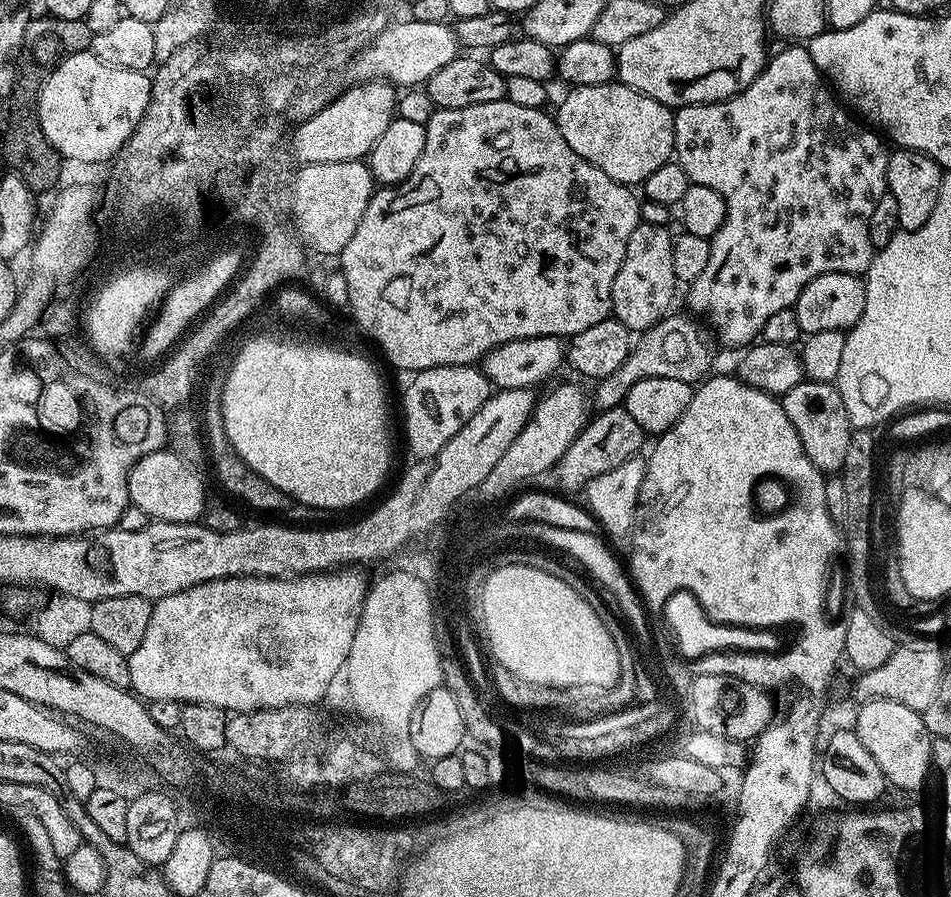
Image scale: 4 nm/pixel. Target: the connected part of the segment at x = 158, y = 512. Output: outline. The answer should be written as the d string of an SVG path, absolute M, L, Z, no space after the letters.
M171 450L151 452L128 469L128 499L138 510L146 510L153 520L191 524L199 521L206 511L204 484L195 467L187 464Z

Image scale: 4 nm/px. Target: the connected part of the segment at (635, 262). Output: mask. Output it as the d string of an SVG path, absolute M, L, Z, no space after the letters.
M641 223L634 230L634 234L630 234L630 242L626 242L626 258L622 258L622 266L618 266L618 278L614 278L614 290L612 291L612 316L623 322L628 331L633 334L645 332L650 326L654 326L669 315L672 299L676 296L676 288L678 289L678 281L674 274L674 250L672 249L673 233L668 233L669 229L662 224L646 224Z

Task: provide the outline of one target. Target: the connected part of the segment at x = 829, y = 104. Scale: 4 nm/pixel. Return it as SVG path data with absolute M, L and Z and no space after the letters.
M784 46L784 49L775 56L776 53L765 63L762 71L754 78L754 82L750 82L750 86L746 86L746 90L739 96L731 96L729 100L719 100L713 104L687 104L686 107L675 109L674 112L675 163L680 164L682 170L686 170L691 183L710 186L710 190L718 190L718 194L722 194L726 202L726 222L722 222L722 226L710 237L712 242L710 262L706 262L706 270L698 274L696 281L687 285L688 304L693 308L691 309L693 313L705 312L709 322L716 327L717 338L732 348L738 347L739 344L751 345L763 333L767 320L778 314L778 310L792 308L798 294L810 282L814 282L814 278L827 272L867 273L874 255L870 242L870 214L874 214L878 198L885 196L888 190L890 152L889 149L884 149L885 141L871 127L861 123L847 107L840 108L841 101L826 83L818 66L814 66L814 58L810 58L807 47Z

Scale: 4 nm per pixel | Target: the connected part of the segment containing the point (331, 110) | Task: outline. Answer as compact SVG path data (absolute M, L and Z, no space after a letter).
M365 80L363 82L353 83L353 85L353 88L346 89L333 104L328 104L325 108L318 109L313 116L306 117L297 128L296 133L293 134L292 152L300 159L299 163L301 165L317 164L318 162L350 162L351 160L364 160L368 155L368 151L374 146L374 142L378 142L378 138L382 138L382 133L385 132L386 126L390 126L390 122L396 116L396 102L398 99L397 89L389 84L387 80Z

